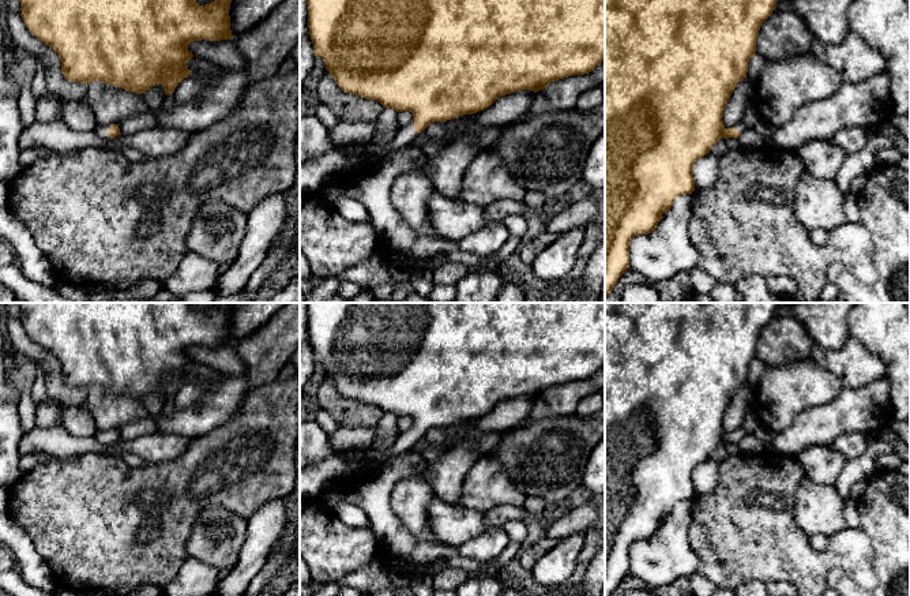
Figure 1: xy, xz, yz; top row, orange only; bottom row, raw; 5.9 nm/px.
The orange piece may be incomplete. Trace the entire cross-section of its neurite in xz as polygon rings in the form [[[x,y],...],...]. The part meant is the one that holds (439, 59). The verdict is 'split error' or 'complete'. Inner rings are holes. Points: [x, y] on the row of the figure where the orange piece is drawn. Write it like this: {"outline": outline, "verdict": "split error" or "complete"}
{"outline": [[[307,0],[308,27],[313,44],[313,53],[321,57],[326,70],[335,83],[349,94],[356,94],[366,100],[376,100],[383,108],[392,108],[396,112],[409,110],[414,116],[411,127],[399,128],[394,140],[388,145],[351,143],[336,150],[327,151],[317,160],[300,164],[300,192],[319,194],[326,187],[330,176],[339,172],[356,172],[360,168],[376,165],[391,154],[409,146],[430,123],[447,121],[463,115],[477,113],[490,106],[499,97],[520,90],[534,93],[544,90],[550,82],[572,75],[591,72],[605,60],[605,0]]], "verdict": "split error"}

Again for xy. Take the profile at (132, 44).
{"outline": [[[19,0],[20,16],[29,31],[50,46],[61,60],[61,72],[71,82],[99,80],[136,94],[162,85],[166,95],[192,75],[187,63],[193,57],[188,45],[193,41],[233,40],[230,30],[232,0],[214,0],[199,5],[196,0]]], "verdict": "complete"}

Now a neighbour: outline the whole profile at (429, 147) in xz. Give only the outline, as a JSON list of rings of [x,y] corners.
[[[422,132],[410,143],[410,146],[420,149],[425,158],[433,158],[444,146],[443,143],[428,139]]]

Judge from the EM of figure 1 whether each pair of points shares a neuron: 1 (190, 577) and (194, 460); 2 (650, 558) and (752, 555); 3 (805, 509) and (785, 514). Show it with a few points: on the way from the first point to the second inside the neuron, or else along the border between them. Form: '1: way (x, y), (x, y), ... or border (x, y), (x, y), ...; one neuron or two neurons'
1: border (187, 558), (170, 581); two neurons
2: border (688, 525), (688, 542), (698, 559), (698, 570); two neurons
3: border (800, 480), (796, 494), (796, 523), (808, 538); two neurons

